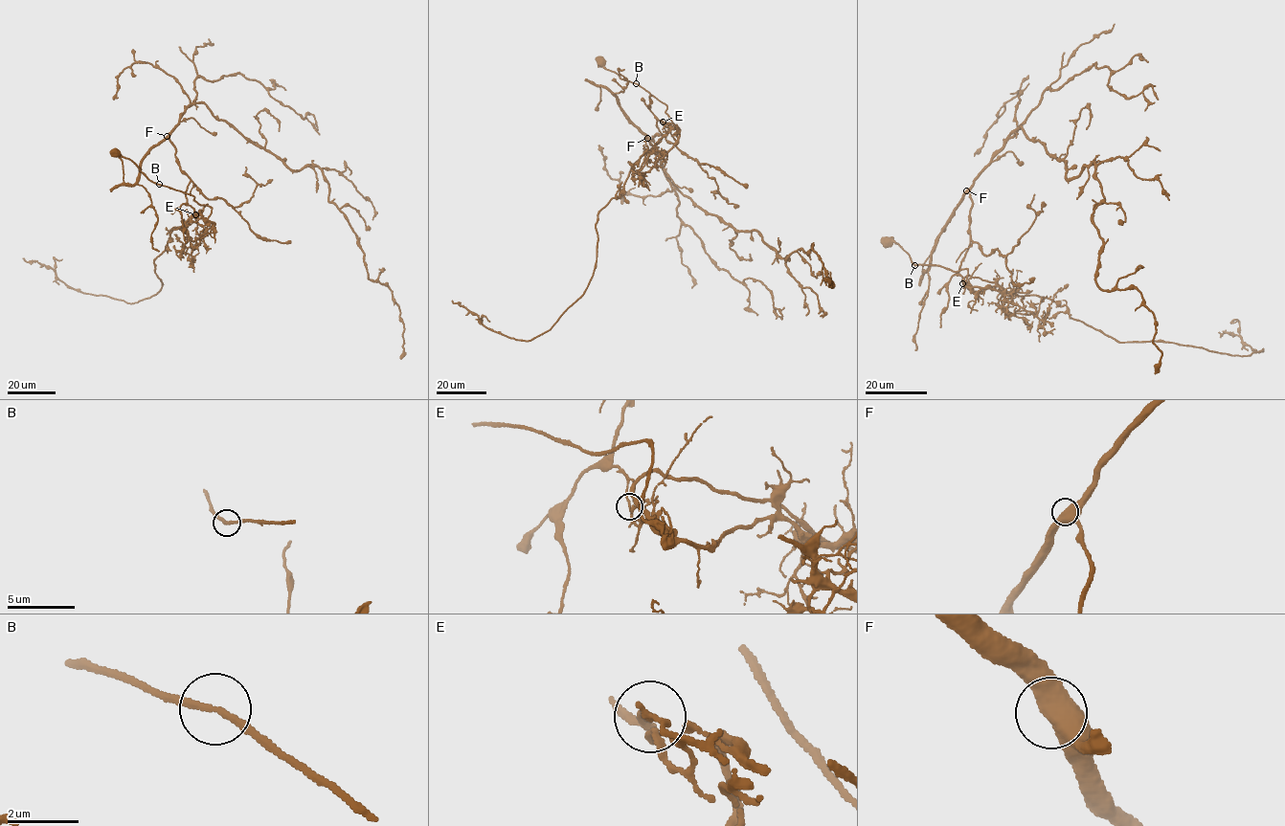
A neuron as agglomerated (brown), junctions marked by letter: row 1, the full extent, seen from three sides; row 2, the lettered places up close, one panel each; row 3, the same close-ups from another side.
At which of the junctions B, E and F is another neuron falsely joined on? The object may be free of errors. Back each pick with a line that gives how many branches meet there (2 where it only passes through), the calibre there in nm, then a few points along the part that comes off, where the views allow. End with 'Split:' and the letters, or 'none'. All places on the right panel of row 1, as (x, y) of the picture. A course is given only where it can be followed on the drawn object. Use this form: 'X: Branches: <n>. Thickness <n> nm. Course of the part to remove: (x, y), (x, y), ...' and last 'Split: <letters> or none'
E: Branches: 2. Thickness 130 nm. Course of the part to remove: (962, 283), (980, 278), (1049, 298), (1120, 342), (1263, 351), (1218, 332)
Split: E

